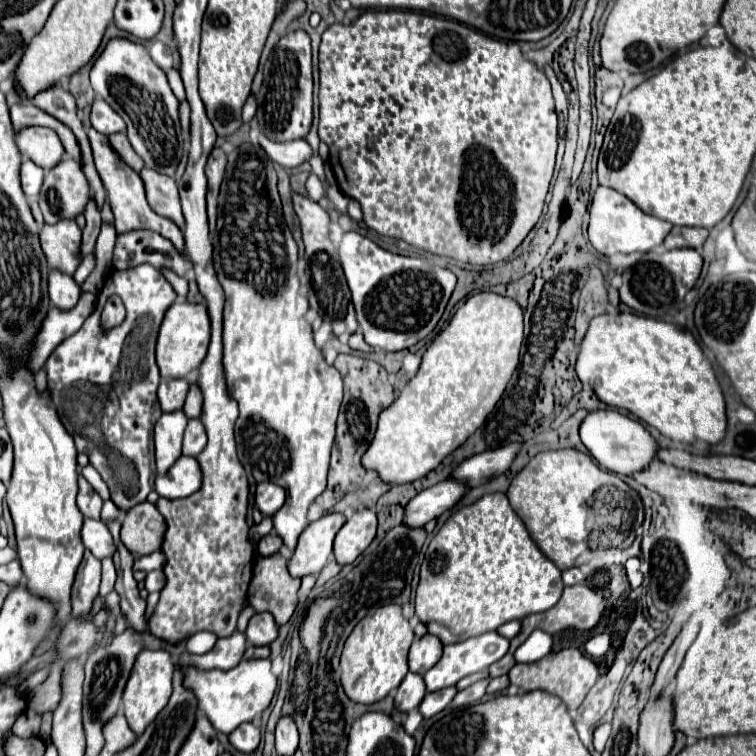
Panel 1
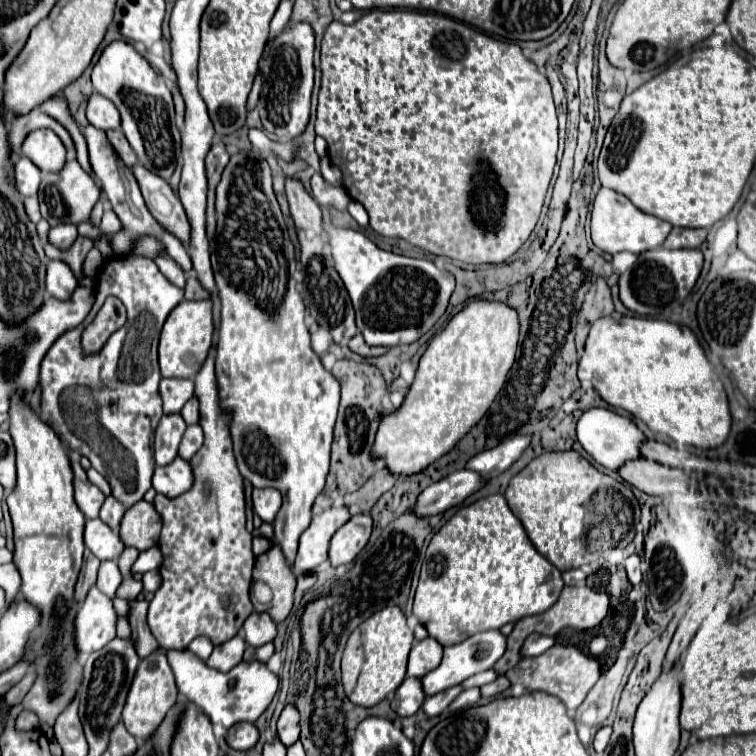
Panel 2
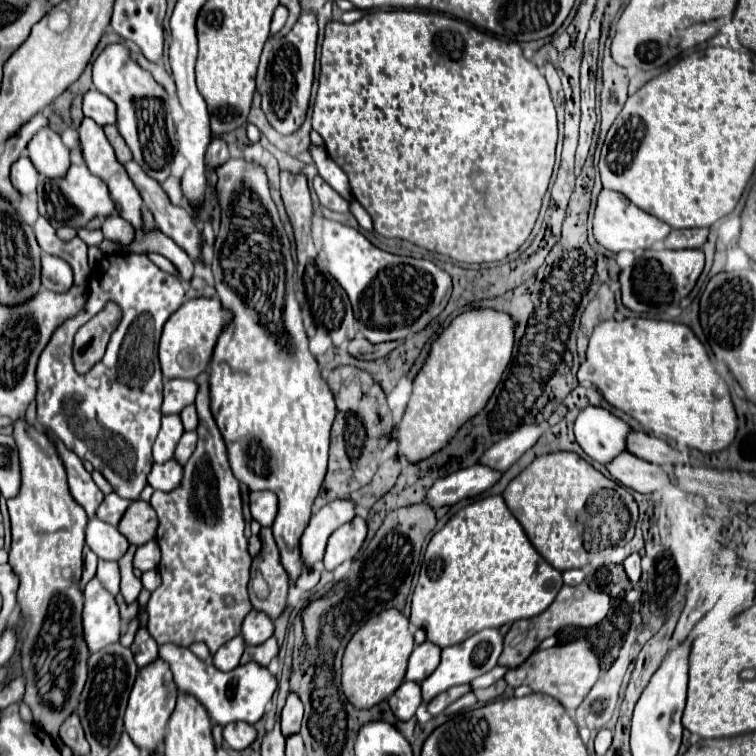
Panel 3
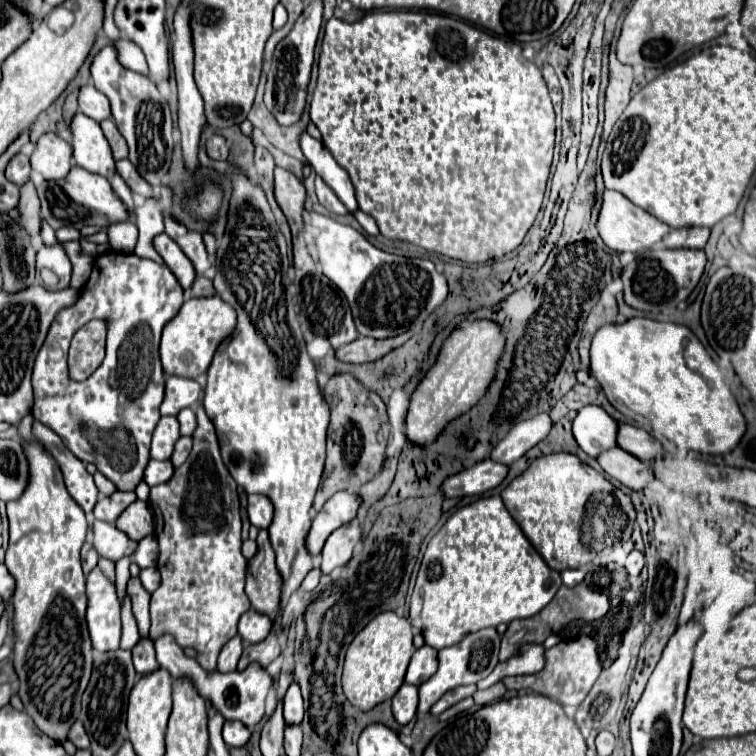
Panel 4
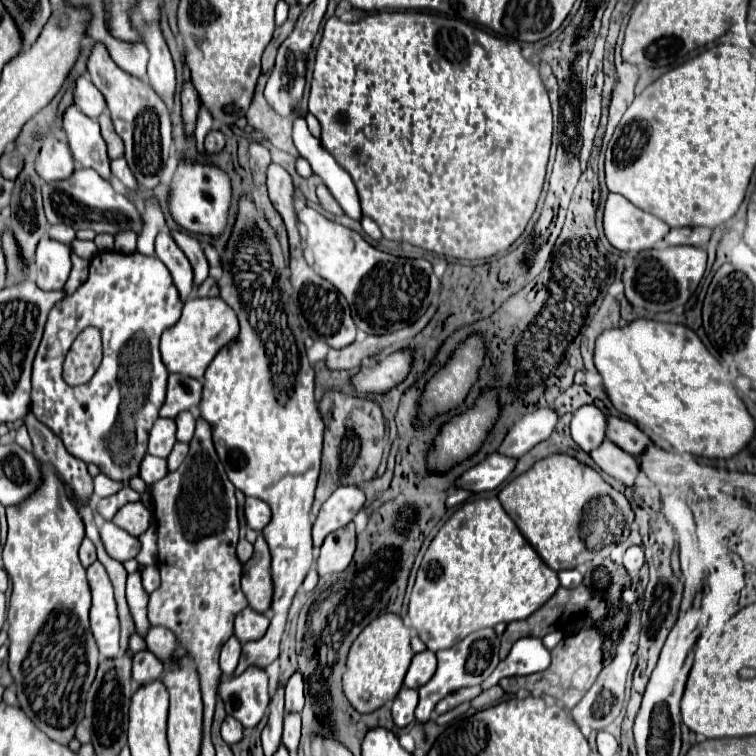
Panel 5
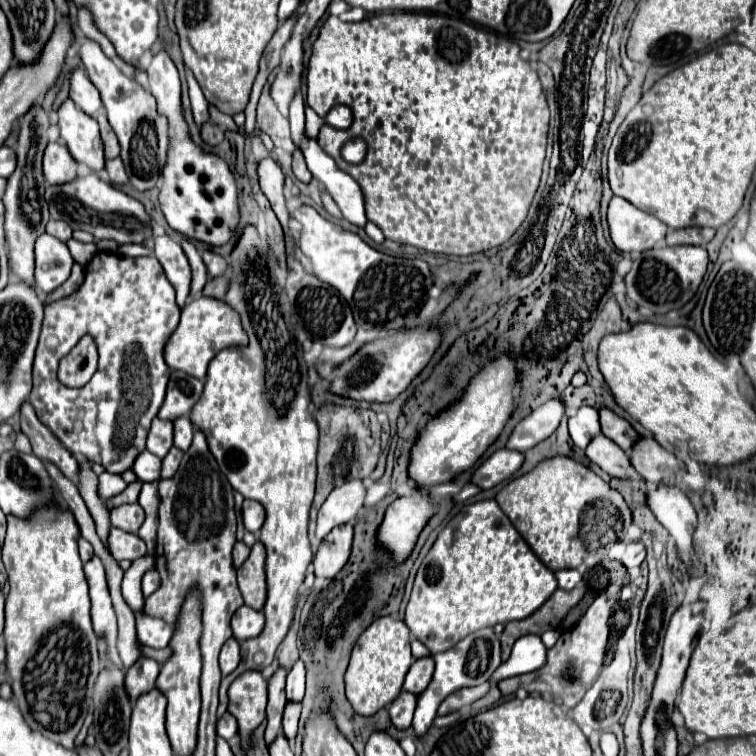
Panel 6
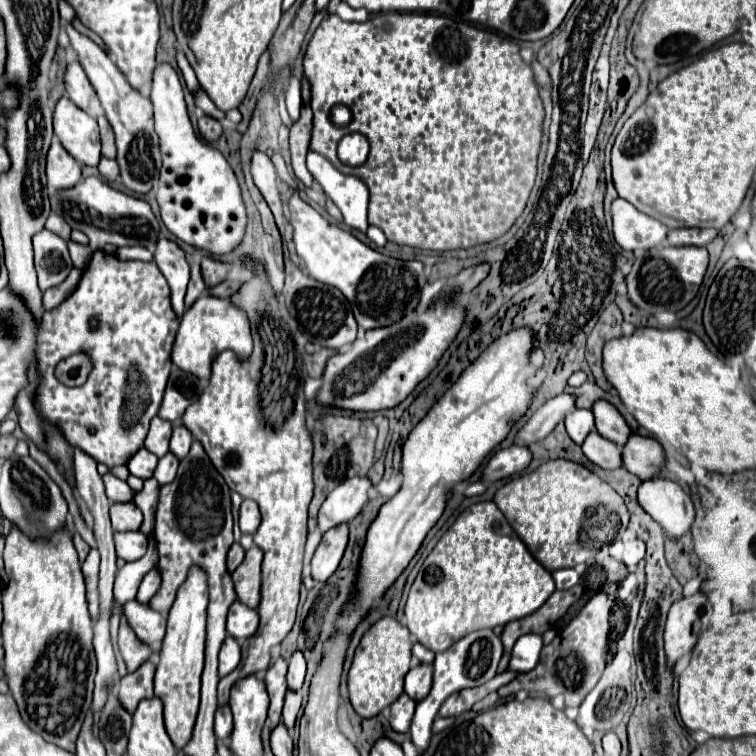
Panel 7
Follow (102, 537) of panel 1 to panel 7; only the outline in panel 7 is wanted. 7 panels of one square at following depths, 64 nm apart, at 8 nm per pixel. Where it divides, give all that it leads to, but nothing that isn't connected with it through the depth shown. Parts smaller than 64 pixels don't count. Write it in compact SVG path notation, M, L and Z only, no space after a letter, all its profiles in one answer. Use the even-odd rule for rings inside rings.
M116 532L114 534L114 544L116 544L116 556L134 562L146 554L148 540L142 532Z

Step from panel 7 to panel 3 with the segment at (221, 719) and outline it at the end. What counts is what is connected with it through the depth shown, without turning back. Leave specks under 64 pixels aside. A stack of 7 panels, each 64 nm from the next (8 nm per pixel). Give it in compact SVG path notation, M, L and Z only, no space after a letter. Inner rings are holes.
M236 722L228 724L224 728L224 740L234 750L244 750L256 740L256 728L248 722Z

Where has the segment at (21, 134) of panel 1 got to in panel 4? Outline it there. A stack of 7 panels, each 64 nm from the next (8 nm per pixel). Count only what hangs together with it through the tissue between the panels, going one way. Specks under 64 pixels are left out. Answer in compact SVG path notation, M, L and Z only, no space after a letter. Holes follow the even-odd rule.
M46 132L38 138L30 162L32 170L42 174L46 180L64 178L72 168L72 146L60 136Z

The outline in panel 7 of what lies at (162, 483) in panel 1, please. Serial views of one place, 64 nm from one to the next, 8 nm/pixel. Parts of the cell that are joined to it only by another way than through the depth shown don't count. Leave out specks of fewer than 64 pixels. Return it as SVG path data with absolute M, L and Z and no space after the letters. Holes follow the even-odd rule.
M140 448L140 452L136 452L136 456L132 456L132 460L128 462L128 470L132 476L148 480L154 476L156 464L158 464L158 458L152 456L152 452L148 452L146 448Z

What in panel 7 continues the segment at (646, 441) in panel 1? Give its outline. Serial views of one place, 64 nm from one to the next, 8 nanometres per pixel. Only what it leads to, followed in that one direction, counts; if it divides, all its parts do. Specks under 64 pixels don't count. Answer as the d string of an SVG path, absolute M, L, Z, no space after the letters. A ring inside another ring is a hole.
M580 408L580 410L576 410L576 412L566 416L566 432L578 446L582 446L586 436L592 434L594 430L596 430L596 426L594 426L592 410Z

